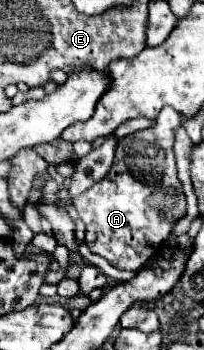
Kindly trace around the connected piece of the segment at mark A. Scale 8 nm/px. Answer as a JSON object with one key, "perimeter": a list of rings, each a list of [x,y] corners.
{"perimeter":[[[171,106],[163,108],[151,128],[133,132],[117,142],[109,174],[73,200],[87,228],[85,242],[89,250],[119,270],[141,268],[147,262],[147,254],[159,252],[173,224],[185,215],[185,194],[177,178],[173,152],[175,128],[179,126],[181,114]]]}

